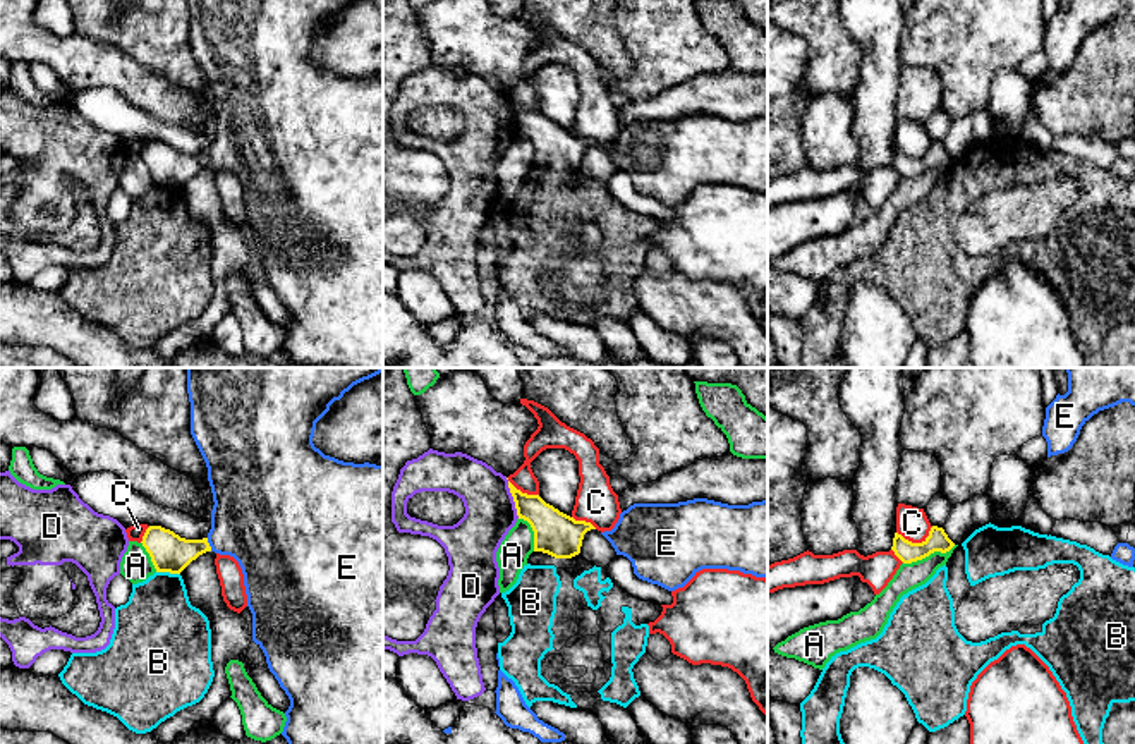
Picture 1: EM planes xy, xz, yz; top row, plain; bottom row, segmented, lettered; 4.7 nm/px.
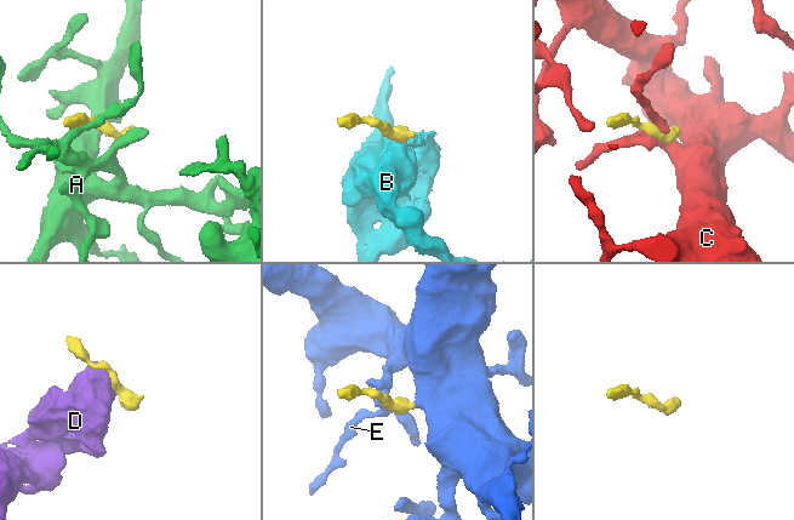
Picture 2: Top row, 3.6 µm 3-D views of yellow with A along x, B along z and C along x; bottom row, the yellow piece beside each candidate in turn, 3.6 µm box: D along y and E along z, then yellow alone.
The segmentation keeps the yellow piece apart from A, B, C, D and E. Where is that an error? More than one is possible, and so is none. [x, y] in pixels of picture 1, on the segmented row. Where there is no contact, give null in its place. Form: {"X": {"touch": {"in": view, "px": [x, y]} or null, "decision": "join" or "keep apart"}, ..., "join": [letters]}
{"A": {"touch": {"in": "yz", "px": [929, 554]}, "decision": "keep apart"}, "B": {"touch": {"in": "xy", "px": [169, 571]}, "decision": "keep apart"}, "C": {"touch": {"in": "yz", "px": [916, 543]}, "decision": "keep apart"}, "D": {"touch": {"in": "xz", "px": [514, 499]}, "decision": "keep apart"}, "E": {"touch": {"in": "xy", "px": [208, 545]}, "decision": "join"}, "join": ["E"]}

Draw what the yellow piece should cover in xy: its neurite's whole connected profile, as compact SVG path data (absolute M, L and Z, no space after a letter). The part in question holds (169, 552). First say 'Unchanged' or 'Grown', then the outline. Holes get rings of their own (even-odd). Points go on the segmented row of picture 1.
Grown. M187 368L191 435L206 462L213 493L211 529L203 540L185 540L161 526L149 526L143 546L156 572L180 574L206 552L234 557L244 574L252 641L263 649L270 672L290 699L282 735L288 744L383 744L383 466L343 462L314 447L316 423L354 385L383 373L383 368Z

